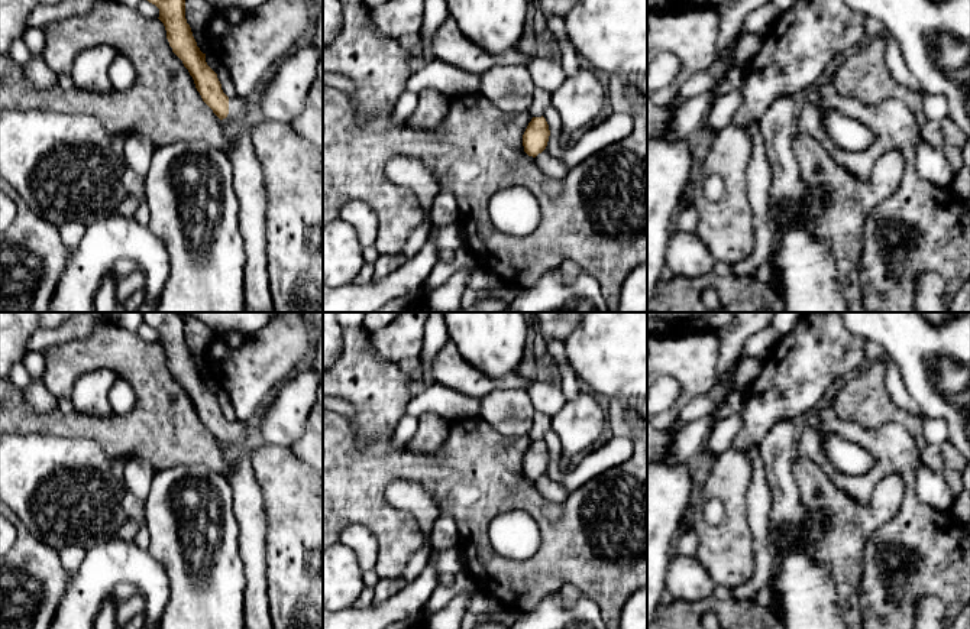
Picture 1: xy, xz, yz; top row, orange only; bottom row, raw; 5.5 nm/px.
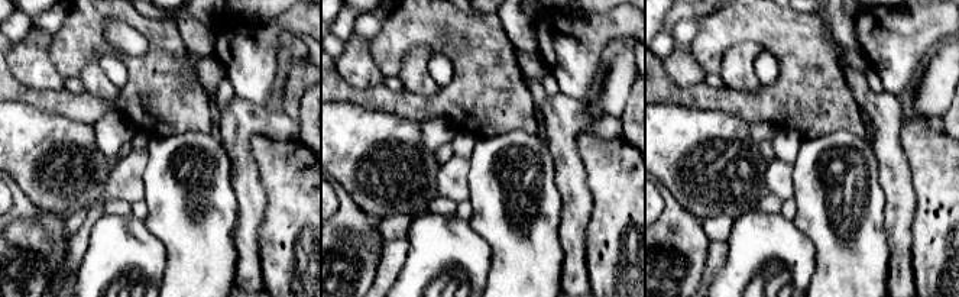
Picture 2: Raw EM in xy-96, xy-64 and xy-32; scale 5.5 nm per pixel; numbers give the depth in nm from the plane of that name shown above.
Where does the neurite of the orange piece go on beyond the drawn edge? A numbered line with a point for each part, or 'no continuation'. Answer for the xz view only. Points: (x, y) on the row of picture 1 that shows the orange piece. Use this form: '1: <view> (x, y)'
no continuation

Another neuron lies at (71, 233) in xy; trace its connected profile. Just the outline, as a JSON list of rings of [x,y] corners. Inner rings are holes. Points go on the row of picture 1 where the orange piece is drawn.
[[[74,220],[58,227],[59,236],[68,250],[74,250],[84,237],[87,226]]]

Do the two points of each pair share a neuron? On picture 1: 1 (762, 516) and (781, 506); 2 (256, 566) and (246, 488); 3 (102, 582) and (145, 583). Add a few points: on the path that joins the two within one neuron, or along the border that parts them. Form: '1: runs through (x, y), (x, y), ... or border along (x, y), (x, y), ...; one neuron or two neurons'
1: border along (766, 480), (770, 489), (769, 527); two neurons
2: runs through (252, 547), (252, 521), (248, 506); one neuron
3: runs through (112, 574), (135, 574); one neuron

